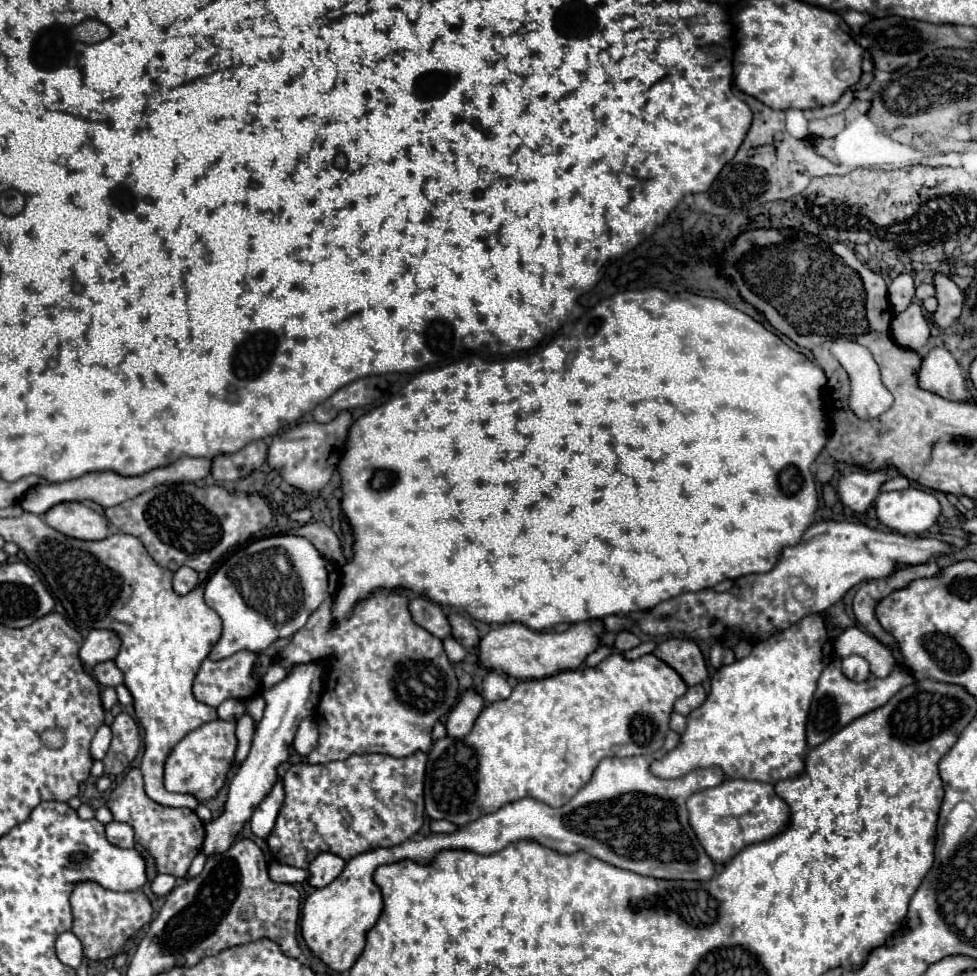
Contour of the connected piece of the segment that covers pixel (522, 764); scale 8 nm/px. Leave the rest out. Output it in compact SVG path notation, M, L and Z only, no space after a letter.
M613 653L597 667L561 671L545 679L519 681L509 699L487 705L477 717L471 733L461 739L443 737L433 743L425 773L425 811L431 819L445 819L467 825L481 815L493 813L505 803L533 797L551 807L561 807L585 785L603 757L649 755L663 745L669 731L673 703L687 691L687 685L653 655L635 661Z

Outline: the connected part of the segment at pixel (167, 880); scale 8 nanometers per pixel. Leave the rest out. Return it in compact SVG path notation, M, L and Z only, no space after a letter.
M157 875L157 879L151 883L155 895L167 895L175 887L175 879L171 875Z

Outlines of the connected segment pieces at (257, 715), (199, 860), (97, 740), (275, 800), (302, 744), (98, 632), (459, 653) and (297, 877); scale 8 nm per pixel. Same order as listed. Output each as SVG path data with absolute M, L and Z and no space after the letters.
M249 699L249 701L245 701L245 713L251 715L251 719L253 719L255 723L261 721L263 709L265 709L265 701L263 701L263 699Z
M199 853L195 859L191 862L191 865L188 869L186 878L187 879L193 879L193 877L196 877L201 873L203 870L205 863L206 863L207 857L203 853Z
M101 725L91 741L91 757L93 759L103 759L111 743L111 729L107 725Z
M275 783L271 793L265 797L265 801L261 801L261 805L257 805L257 809L253 811L253 817L251 817L251 831L259 839L267 839L271 835L277 813L281 809L281 803L283 803L283 785Z
M303 719L299 729L297 729L293 747L297 749L299 755L307 755L317 747L317 737L319 737L319 733L317 733L315 721L313 719Z
M91 629L81 651L79 657L87 667L95 667L97 663L115 659L121 647L121 639L115 631L109 629Z
M447 637L447 639L443 641L443 645L445 645L445 651L447 651L447 655L449 655L449 659L451 659L453 663L463 661L463 657L467 655L467 651L465 651L453 637Z
M273 861L269 865L269 875L273 877L273 881L277 883L303 883L309 873L305 869L299 869L299 867L291 867L291 865L281 865L277 861Z

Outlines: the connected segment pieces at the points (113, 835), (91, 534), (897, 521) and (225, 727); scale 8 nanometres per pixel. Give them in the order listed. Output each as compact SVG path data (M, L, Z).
M111 821L105 825L105 833L107 833L107 841L111 845L129 849L135 845L133 841L133 827L127 823L119 823L119 821Z
M85 503L55 505L49 513L45 513L45 521L67 537L83 541L101 541L109 535L107 519Z
M909 487L905 491L887 491L877 497L875 503L879 521L899 533L923 535L941 515L935 495Z
M209 721L199 729L183 737L175 749L169 753L165 763L165 789L175 793L189 793L197 801L207 801L217 795L223 787L227 773L235 757L235 723L229 721Z

